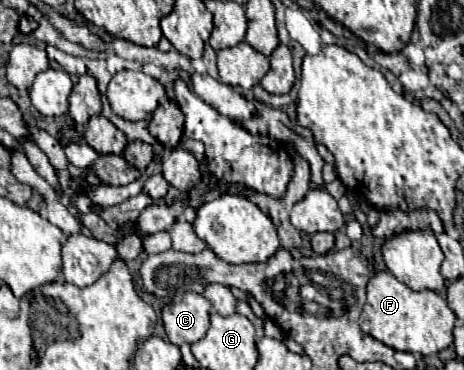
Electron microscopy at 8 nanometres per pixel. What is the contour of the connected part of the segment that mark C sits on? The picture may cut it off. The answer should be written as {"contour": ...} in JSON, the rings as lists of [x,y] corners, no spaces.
{"contour":[[[183,293],[161,311],[165,333],[171,343],[195,343],[209,329],[211,303],[199,293]]]}

